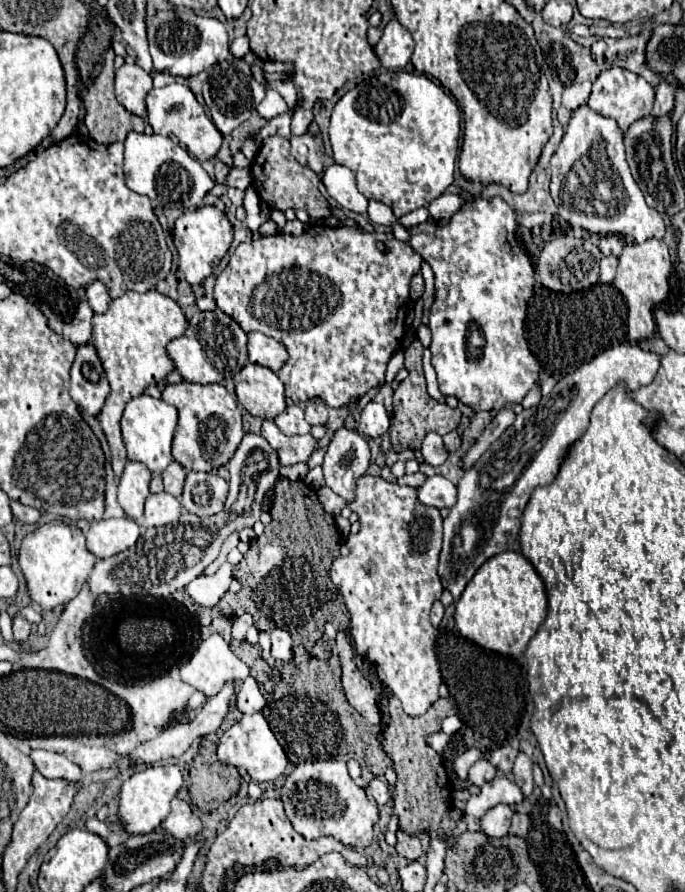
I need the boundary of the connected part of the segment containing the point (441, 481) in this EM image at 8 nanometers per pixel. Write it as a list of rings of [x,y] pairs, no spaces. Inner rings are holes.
[[[431,476],[419,488],[419,500],[425,506],[453,508],[457,502],[457,488],[451,480],[443,478],[443,476]]]

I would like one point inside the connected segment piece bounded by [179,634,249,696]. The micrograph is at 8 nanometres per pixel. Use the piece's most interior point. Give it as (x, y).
(214, 663)

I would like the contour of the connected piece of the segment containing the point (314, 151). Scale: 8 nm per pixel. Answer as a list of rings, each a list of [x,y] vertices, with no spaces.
[[[303,134],[303,136],[291,136],[291,154],[295,156],[295,160],[303,166],[309,166],[313,172],[321,174],[323,170],[323,158],[321,158],[321,150],[317,146],[317,142],[313,140],[313,136]]]

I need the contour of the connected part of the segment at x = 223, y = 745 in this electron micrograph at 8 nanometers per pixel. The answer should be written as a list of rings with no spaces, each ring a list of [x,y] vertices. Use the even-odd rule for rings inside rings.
[[[249,714],[243,716],[239,722],[235,722],[231,728],[227,728],[219,740],[217,746],[217,758],[223,764],[231,764],[235,768],[245,768],[251,780],[255,782],[273,782],[279,776],[283,776],[287,766],[287,756],[281,744],[277,742],[275,734],[271,732],[267,720],[263,714]]]

